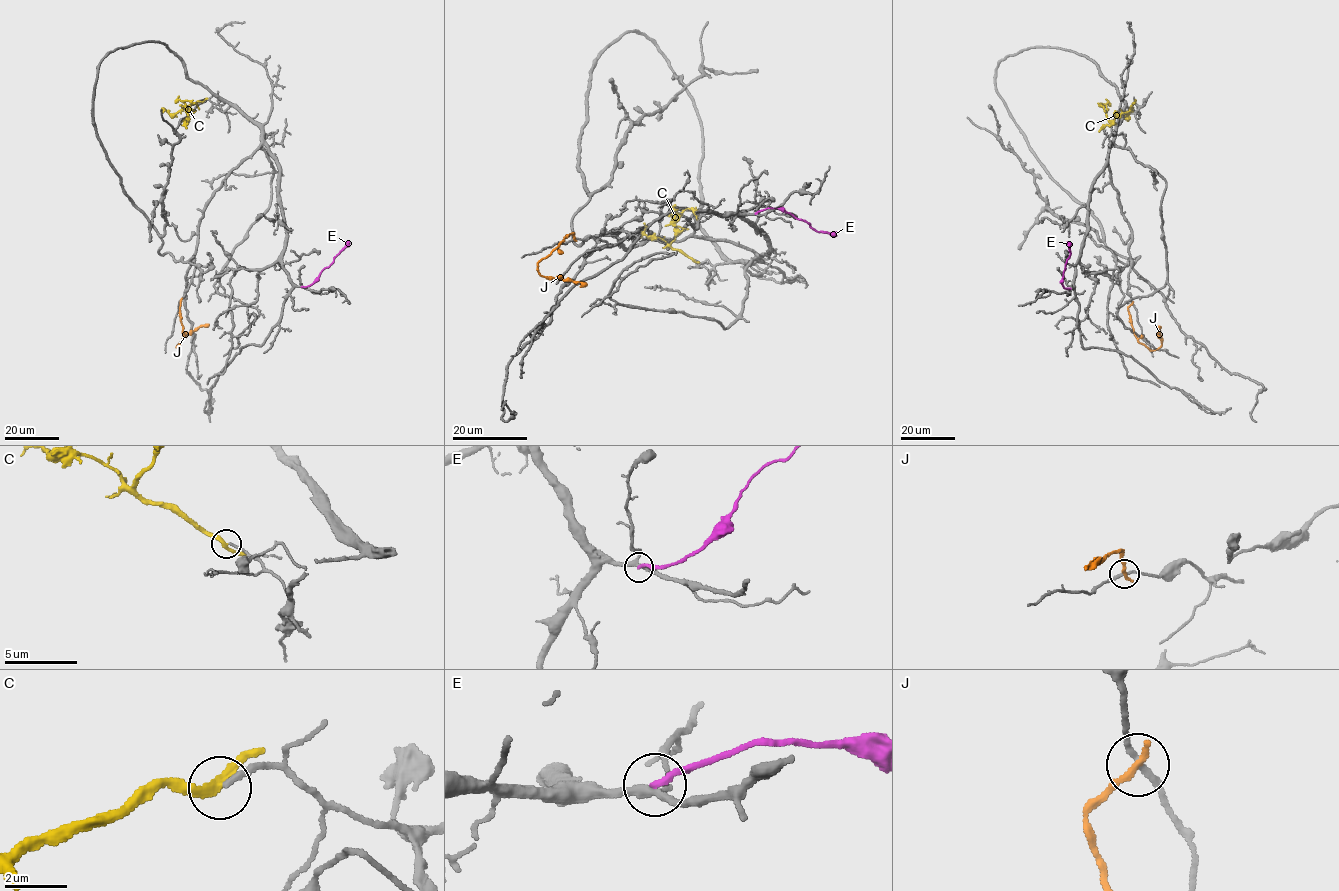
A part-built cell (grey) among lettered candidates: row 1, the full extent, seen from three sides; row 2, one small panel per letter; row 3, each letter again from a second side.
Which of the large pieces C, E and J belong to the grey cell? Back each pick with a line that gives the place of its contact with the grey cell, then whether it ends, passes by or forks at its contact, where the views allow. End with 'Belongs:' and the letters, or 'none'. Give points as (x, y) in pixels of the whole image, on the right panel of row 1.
Belongs: none

